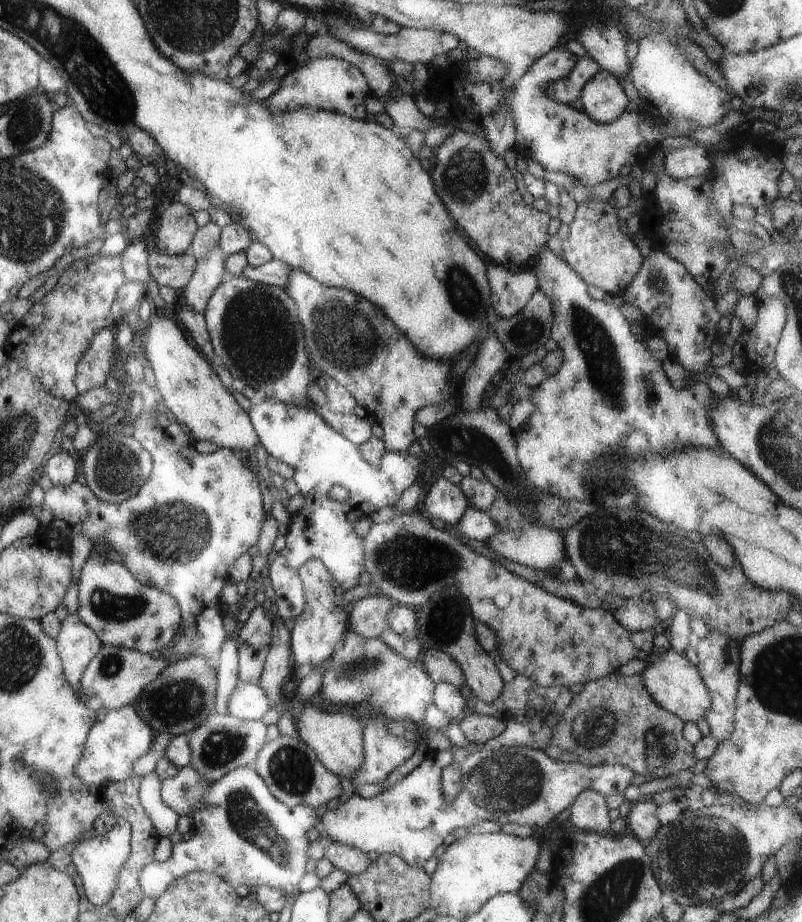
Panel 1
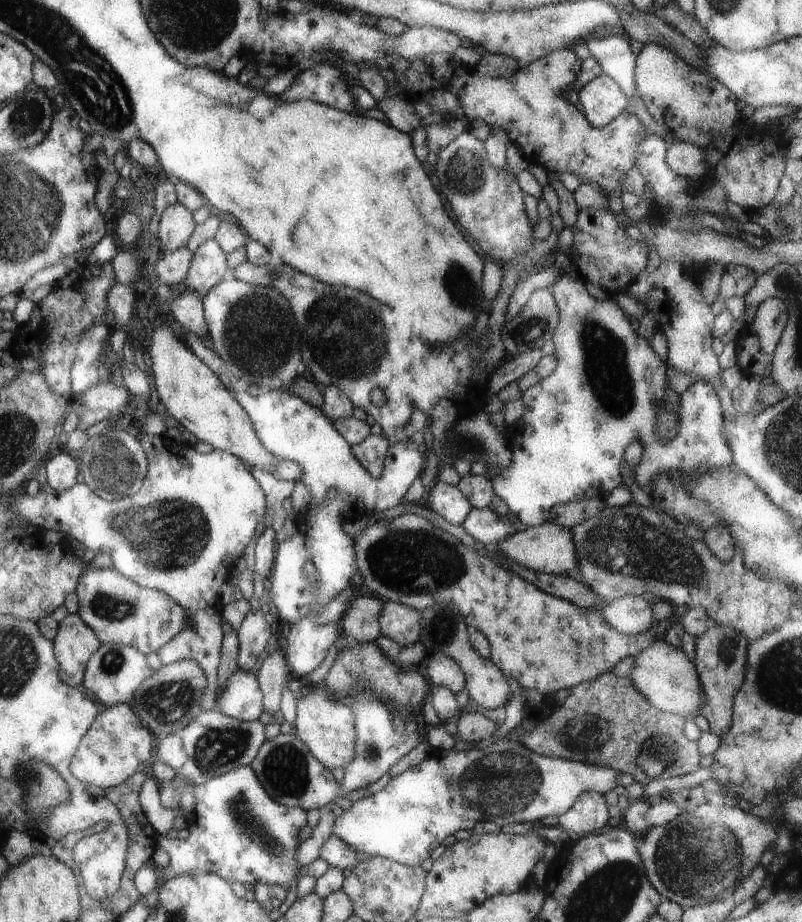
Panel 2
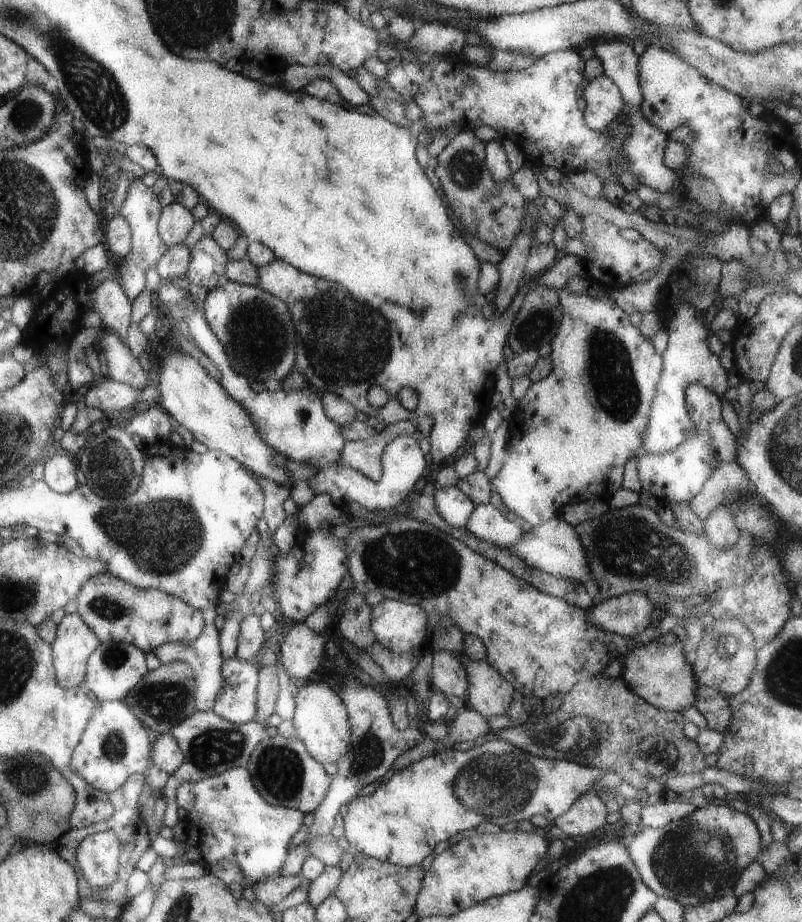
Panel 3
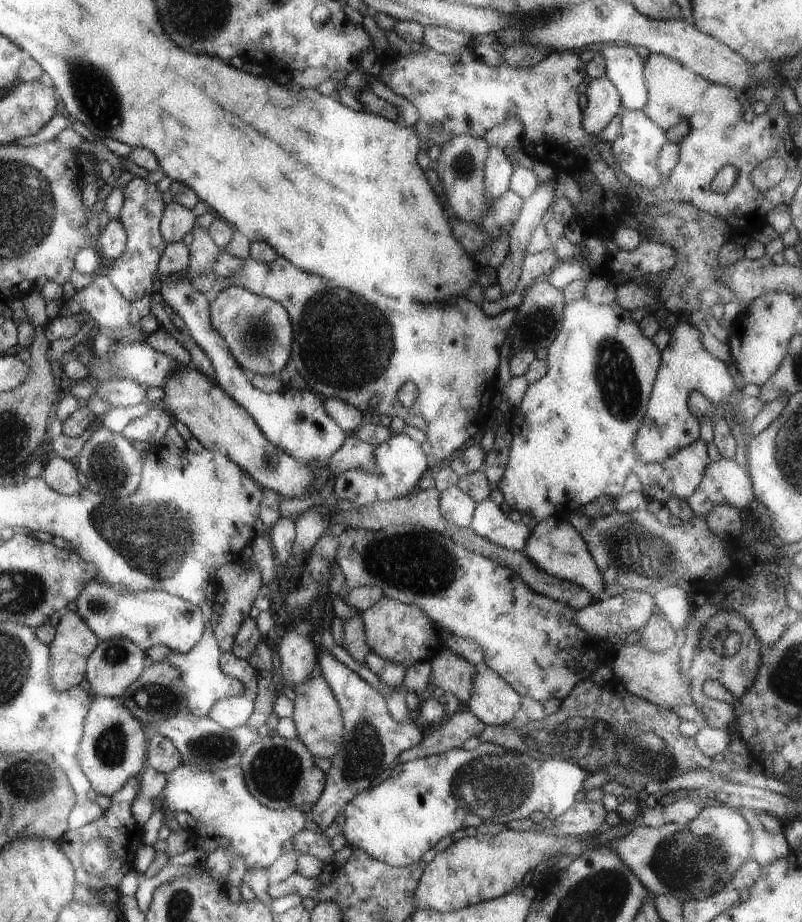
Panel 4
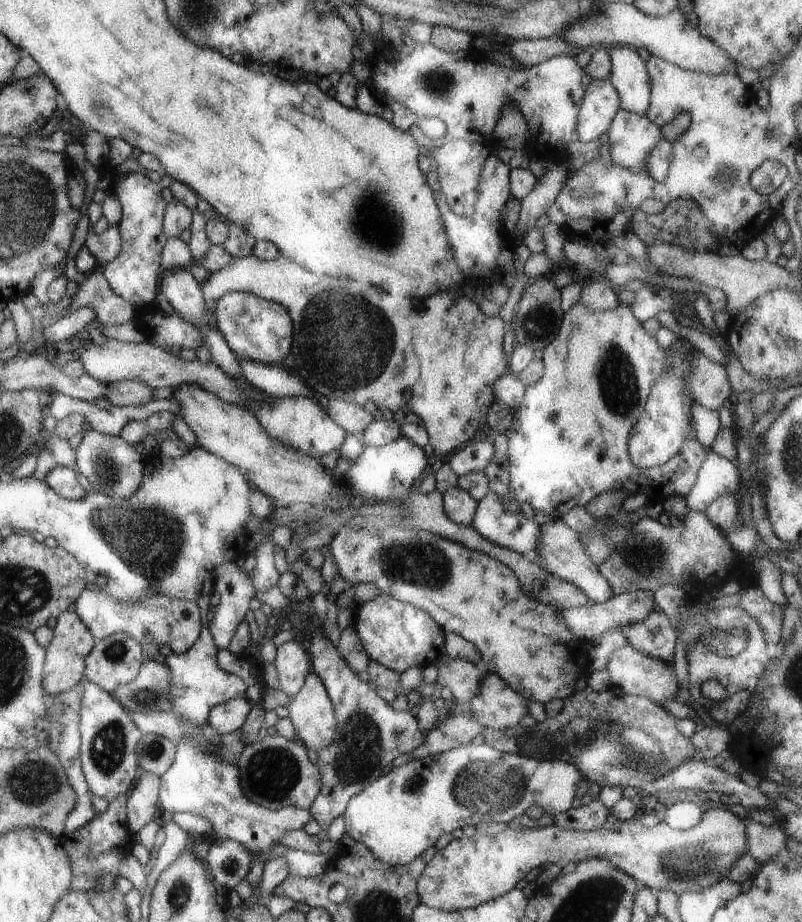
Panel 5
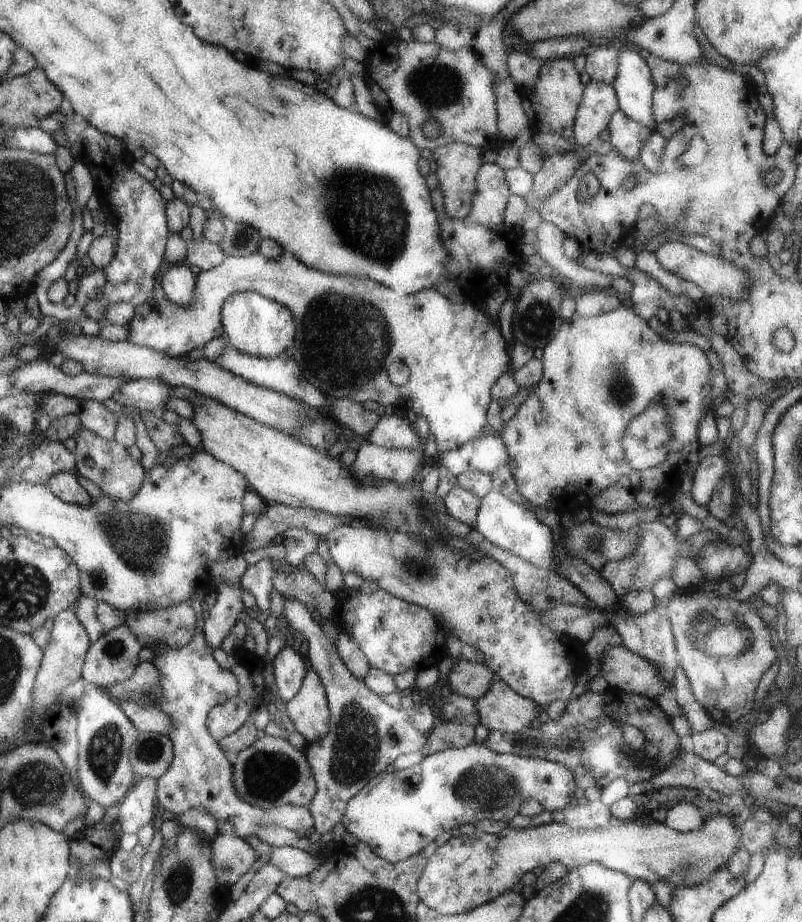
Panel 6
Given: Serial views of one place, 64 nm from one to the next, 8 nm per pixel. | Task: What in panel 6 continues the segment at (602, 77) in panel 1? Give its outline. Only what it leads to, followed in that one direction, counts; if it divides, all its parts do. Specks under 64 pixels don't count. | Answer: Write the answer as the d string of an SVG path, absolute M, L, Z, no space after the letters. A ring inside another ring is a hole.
M585 80L583 87L570 138L579 147L603 137L611 115L618 109L611 85Z

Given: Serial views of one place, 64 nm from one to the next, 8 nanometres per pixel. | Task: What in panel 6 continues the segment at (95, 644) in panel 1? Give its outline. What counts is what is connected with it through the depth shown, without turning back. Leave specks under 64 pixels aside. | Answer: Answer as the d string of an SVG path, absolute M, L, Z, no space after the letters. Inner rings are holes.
M63 609L52 620L53 627L50 637L47 644L42 648L42 659L31 689L34 715L40 715L51 703L55 702L58 694L67 685L73 684L81 676L80 668L82 667L84 654L91 644L73 611Z

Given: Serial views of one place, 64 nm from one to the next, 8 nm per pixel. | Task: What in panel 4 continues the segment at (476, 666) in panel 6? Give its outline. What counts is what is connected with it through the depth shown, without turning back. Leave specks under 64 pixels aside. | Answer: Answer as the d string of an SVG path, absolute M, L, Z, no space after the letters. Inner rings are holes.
M443 648L430 660L431 688L441 688L453 694L462 706L471 694L471 681L477 669Z

